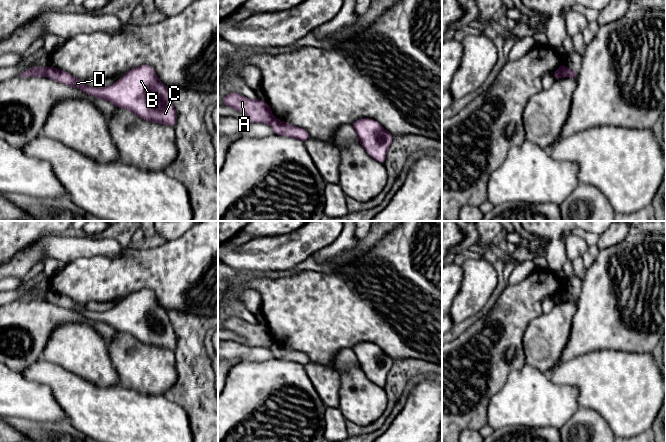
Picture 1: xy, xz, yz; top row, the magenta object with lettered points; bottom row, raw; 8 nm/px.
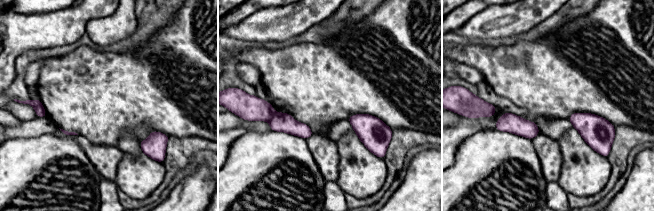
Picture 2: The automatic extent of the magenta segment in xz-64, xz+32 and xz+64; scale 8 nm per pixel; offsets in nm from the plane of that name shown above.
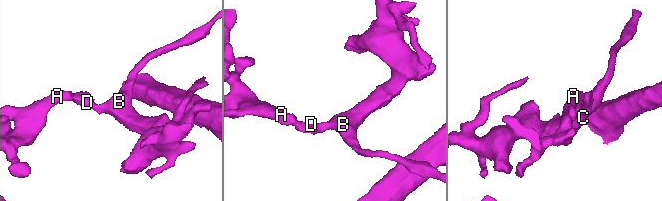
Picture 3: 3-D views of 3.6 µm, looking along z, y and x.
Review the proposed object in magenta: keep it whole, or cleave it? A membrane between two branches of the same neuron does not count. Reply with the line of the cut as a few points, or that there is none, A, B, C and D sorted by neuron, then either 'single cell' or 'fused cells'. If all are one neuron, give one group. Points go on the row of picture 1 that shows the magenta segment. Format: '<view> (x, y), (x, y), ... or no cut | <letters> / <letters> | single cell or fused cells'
yz (567, 68), (565, 76) | A / B C D | fused cells

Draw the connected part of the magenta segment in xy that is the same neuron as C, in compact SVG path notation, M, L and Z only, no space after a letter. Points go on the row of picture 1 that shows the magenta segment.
M150 65L134 67L104 88L88 87L85 81L52 66L47 68L46 77L80 89L89 96L107 100L117 108L128 109L141 119L175 126L177 112L168 89Z

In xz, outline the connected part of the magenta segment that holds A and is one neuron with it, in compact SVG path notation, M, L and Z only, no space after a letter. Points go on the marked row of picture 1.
M233 92L223 96L223 105L245 114L245 121L250 123L270 124L274 120L270 106L263 100L249 99Z

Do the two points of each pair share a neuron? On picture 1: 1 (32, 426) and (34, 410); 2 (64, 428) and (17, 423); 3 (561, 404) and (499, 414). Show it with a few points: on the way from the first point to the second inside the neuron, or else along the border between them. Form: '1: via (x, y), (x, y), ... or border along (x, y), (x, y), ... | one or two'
1: border along (10, 417), (20, 417), (36, 421), (57, 421) | two
2: via (52, 429), (29, 428) | one
3: via (546, 404), (514, 405) | one

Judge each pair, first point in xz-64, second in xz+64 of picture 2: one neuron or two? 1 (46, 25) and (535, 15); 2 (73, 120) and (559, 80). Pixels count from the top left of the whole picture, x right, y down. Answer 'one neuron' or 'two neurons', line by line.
1: one neuron
2: one neuron

